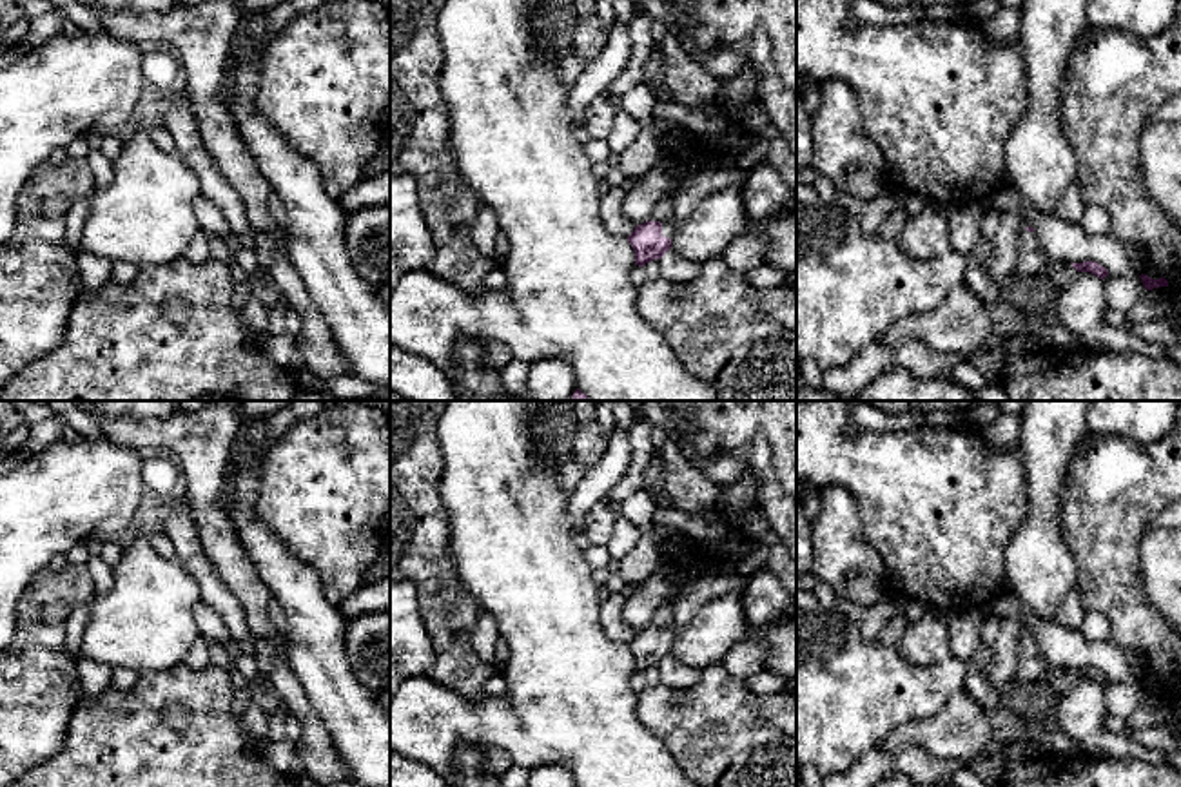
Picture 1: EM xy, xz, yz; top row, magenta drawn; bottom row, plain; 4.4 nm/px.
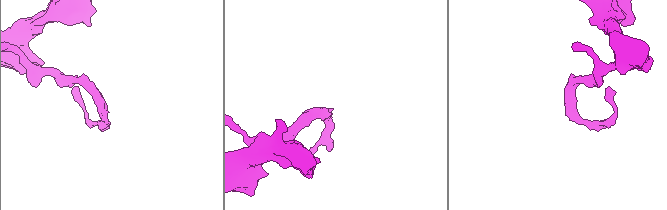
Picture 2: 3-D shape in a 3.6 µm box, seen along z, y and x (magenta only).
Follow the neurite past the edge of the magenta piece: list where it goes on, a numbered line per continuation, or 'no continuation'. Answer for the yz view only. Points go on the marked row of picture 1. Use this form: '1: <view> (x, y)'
1: yz (1031, 258)

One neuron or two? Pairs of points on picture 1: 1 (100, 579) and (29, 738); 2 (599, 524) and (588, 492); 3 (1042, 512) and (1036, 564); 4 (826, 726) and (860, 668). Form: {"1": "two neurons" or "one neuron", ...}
{"1": "two neurons", "2": "two neurons", "3": "one neuron", "4": "one neuron"}

